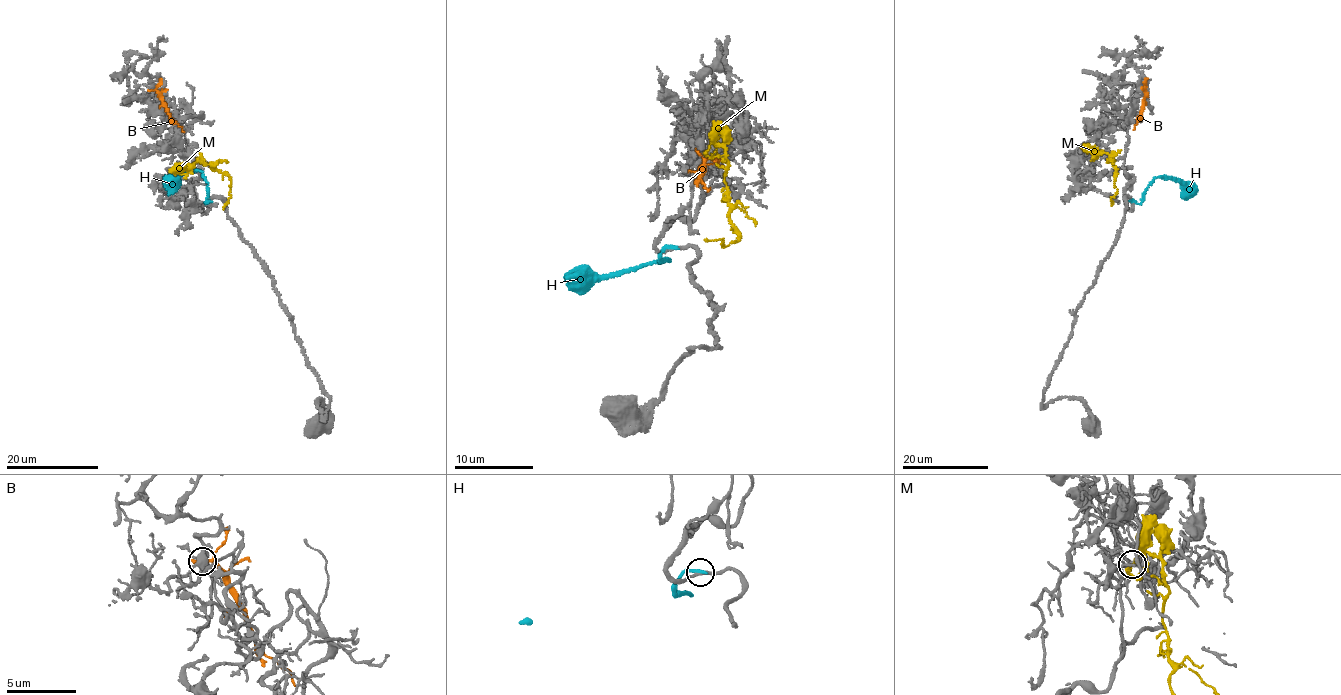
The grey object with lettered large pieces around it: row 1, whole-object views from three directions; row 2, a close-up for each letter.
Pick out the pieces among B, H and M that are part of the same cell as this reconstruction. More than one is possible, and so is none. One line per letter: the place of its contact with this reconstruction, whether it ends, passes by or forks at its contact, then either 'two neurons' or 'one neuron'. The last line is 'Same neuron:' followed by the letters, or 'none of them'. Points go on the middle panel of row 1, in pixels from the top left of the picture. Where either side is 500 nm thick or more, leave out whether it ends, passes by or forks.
B: (699, 154) | it passes by | two neurons
H: (674, 247) | it ends | two neurons
M: (708, 149) | it forks | one neuron
Same neuron: M

